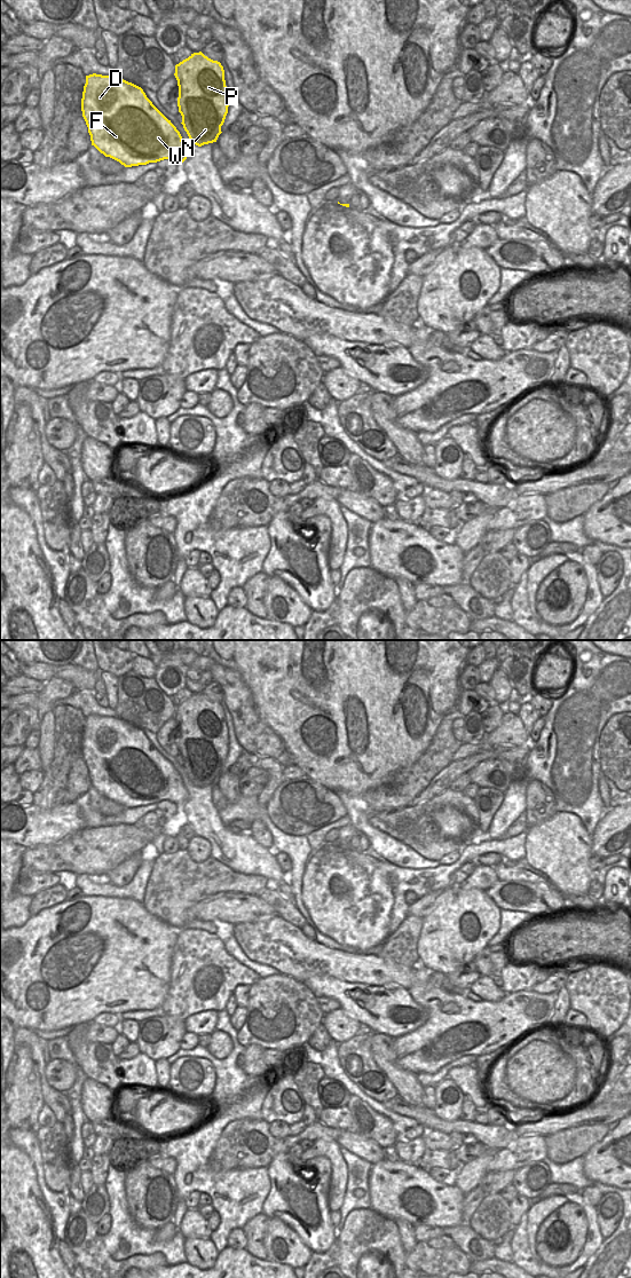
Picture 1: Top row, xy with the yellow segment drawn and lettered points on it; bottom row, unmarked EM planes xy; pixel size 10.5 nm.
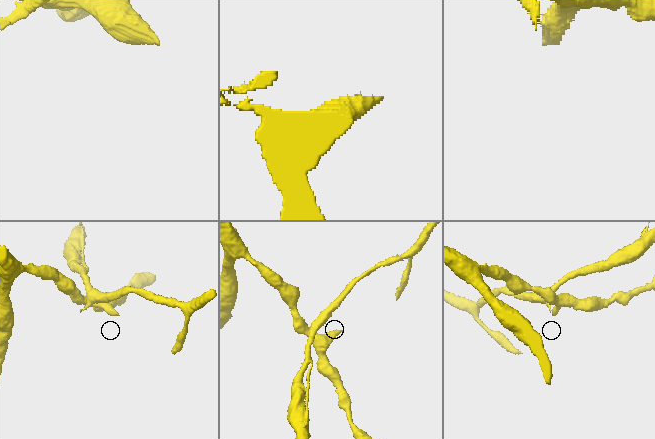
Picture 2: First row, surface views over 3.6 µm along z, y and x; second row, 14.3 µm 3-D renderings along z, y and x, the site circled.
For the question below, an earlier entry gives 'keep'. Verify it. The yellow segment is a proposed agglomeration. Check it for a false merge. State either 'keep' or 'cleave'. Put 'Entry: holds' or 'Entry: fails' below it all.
keep
Entry: holds

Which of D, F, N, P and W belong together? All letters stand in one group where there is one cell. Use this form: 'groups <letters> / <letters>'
groups D F N P W

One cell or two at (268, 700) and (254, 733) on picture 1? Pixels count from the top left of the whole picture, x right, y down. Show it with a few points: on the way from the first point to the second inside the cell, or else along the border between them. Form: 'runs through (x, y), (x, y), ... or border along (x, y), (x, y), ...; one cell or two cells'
border along (250, 693), (258, 716), (279, 736); two cells

